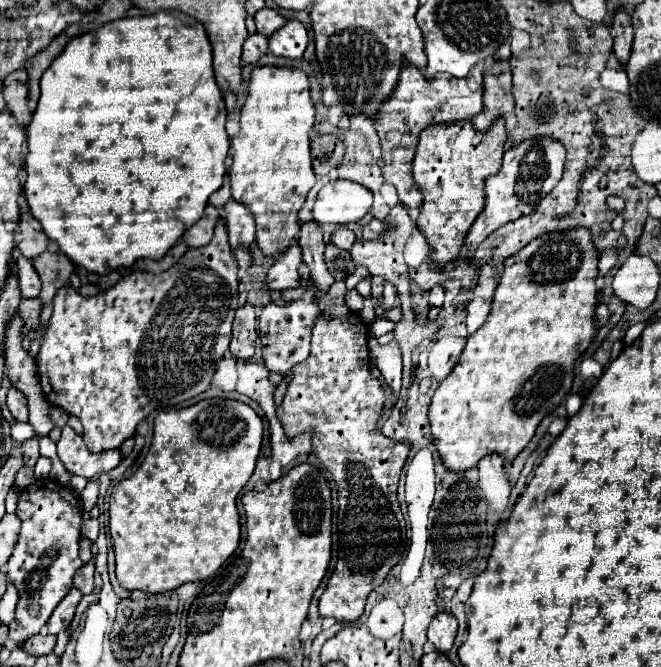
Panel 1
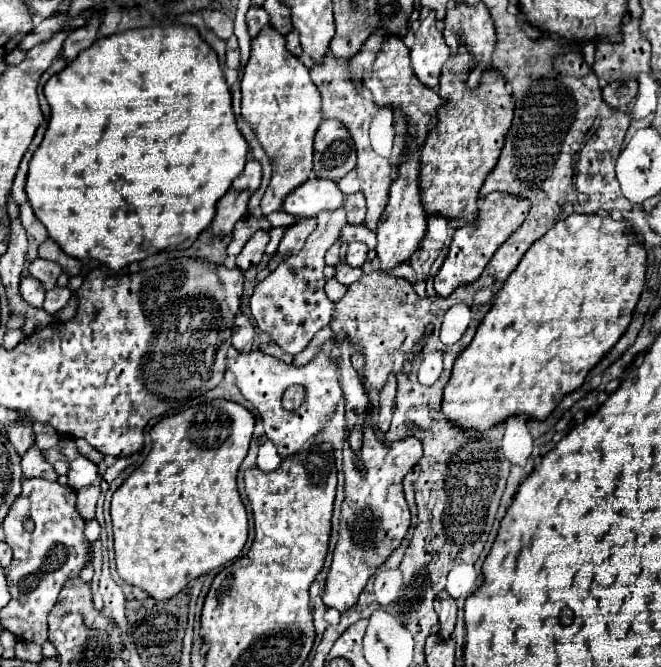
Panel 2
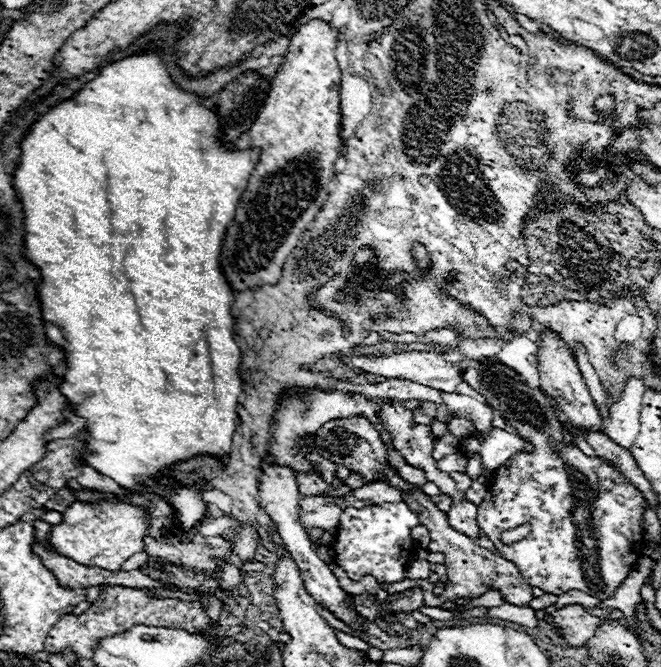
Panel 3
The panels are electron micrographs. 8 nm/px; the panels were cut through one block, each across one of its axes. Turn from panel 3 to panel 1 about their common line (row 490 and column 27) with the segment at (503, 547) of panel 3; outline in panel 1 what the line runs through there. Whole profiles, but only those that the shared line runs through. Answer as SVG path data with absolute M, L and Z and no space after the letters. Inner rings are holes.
M46 478L36 480L20 492L16 516L22 520L22 526L14 552L8 560L8 580L16 586L20 600L14 622L10 622L8 628L10 638L22 644L44 628L52 610L72 588L74 572L82 566L78 556L82 508L78 496L70 488L50 484Z

